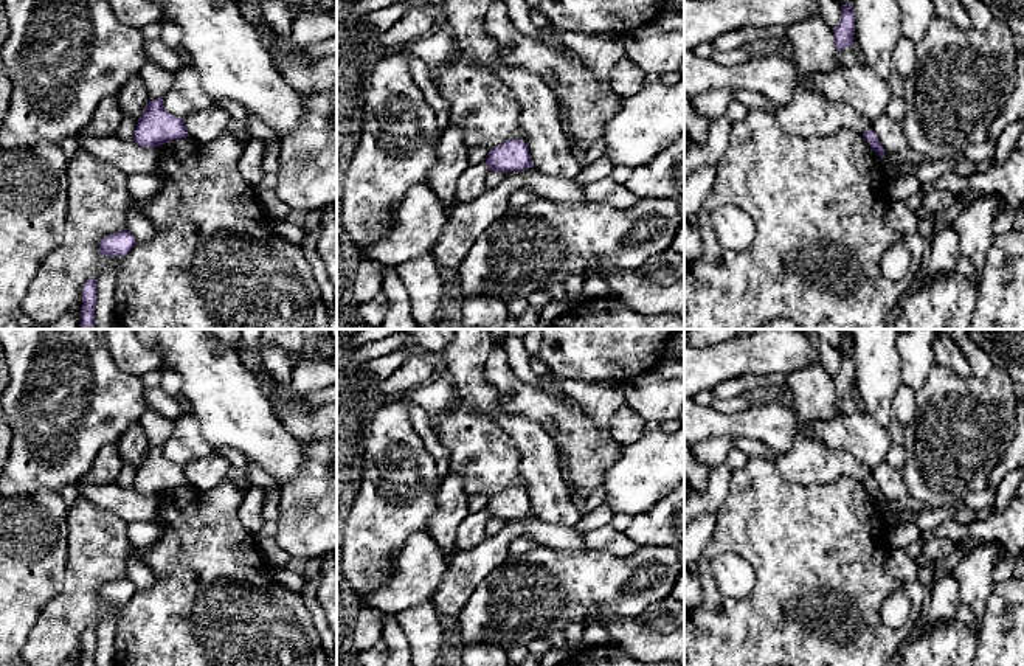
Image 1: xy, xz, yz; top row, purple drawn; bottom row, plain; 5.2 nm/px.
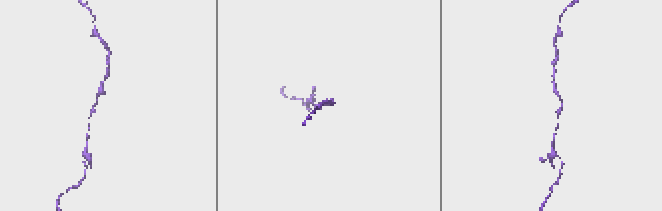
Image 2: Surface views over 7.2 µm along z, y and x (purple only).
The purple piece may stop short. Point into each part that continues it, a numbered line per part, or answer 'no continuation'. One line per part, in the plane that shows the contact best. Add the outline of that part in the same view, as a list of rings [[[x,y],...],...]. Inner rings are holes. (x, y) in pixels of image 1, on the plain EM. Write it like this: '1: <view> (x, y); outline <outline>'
no continuation

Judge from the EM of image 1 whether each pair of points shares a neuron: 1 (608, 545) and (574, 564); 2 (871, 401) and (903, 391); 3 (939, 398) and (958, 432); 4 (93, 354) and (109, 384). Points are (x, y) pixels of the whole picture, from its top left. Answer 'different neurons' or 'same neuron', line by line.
1: different neurons
2: different neurons
3: same neuron
4: same neuron

